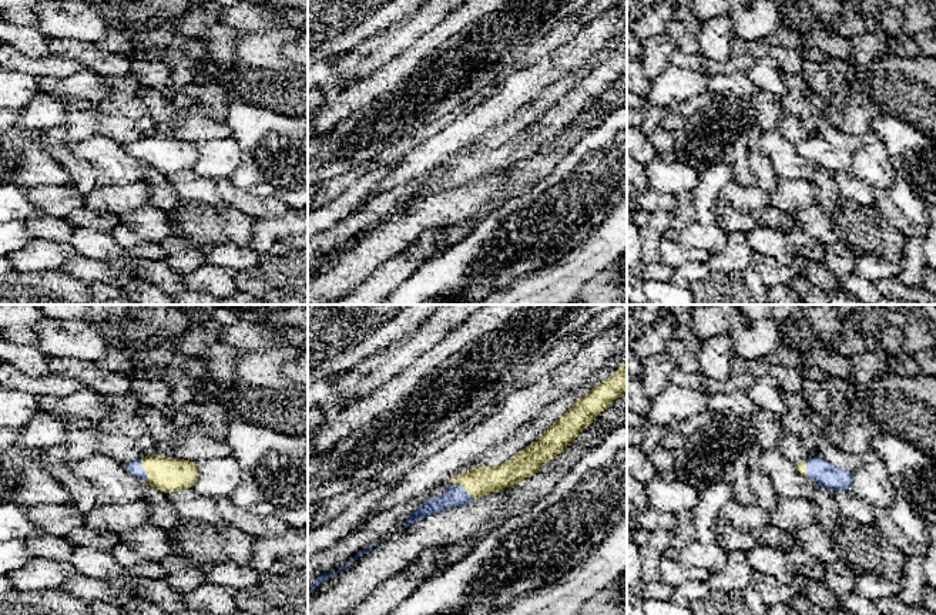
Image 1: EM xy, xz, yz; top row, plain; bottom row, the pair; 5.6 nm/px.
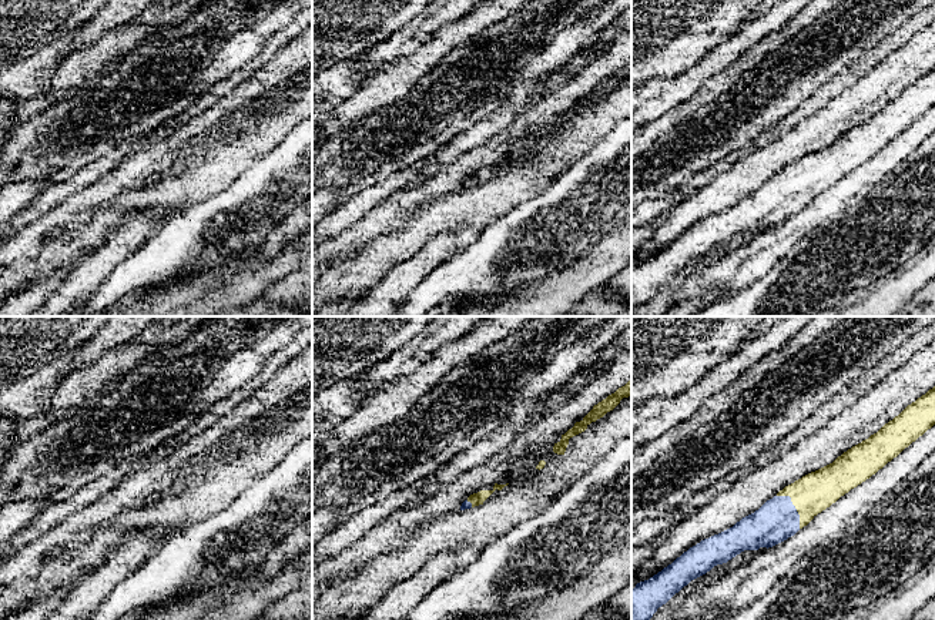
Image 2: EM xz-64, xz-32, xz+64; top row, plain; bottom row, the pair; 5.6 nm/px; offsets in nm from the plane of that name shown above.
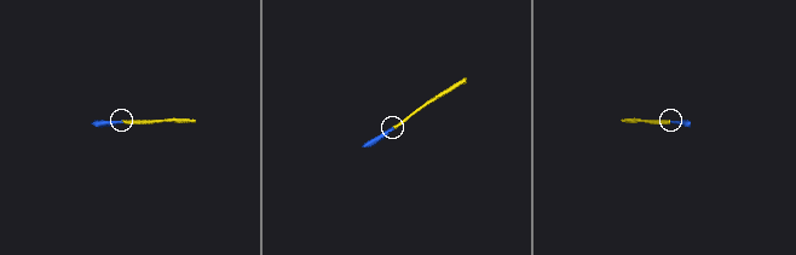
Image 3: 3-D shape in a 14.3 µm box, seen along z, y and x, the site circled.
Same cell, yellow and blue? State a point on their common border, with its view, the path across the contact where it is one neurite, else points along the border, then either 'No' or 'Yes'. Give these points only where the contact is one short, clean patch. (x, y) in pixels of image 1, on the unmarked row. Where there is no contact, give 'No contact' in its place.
Touches yellow at xz (463, 170). Path across: xz (477, 163), (463, 170), (453, 177). Yes

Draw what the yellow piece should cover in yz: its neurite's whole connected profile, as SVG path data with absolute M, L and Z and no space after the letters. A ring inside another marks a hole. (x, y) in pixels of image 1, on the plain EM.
M813 137L795 144L796 151L812 161L816 168L831 172L849 171L853 162L851 152L828 144L821 137Z

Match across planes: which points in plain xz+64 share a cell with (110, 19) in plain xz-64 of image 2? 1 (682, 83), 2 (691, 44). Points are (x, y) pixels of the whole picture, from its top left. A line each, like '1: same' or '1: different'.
1: same
2: different

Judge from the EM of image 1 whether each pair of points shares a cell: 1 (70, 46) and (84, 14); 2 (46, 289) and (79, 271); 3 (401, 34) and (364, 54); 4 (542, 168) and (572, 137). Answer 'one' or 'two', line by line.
1: two
2: two
3: one
4: one

